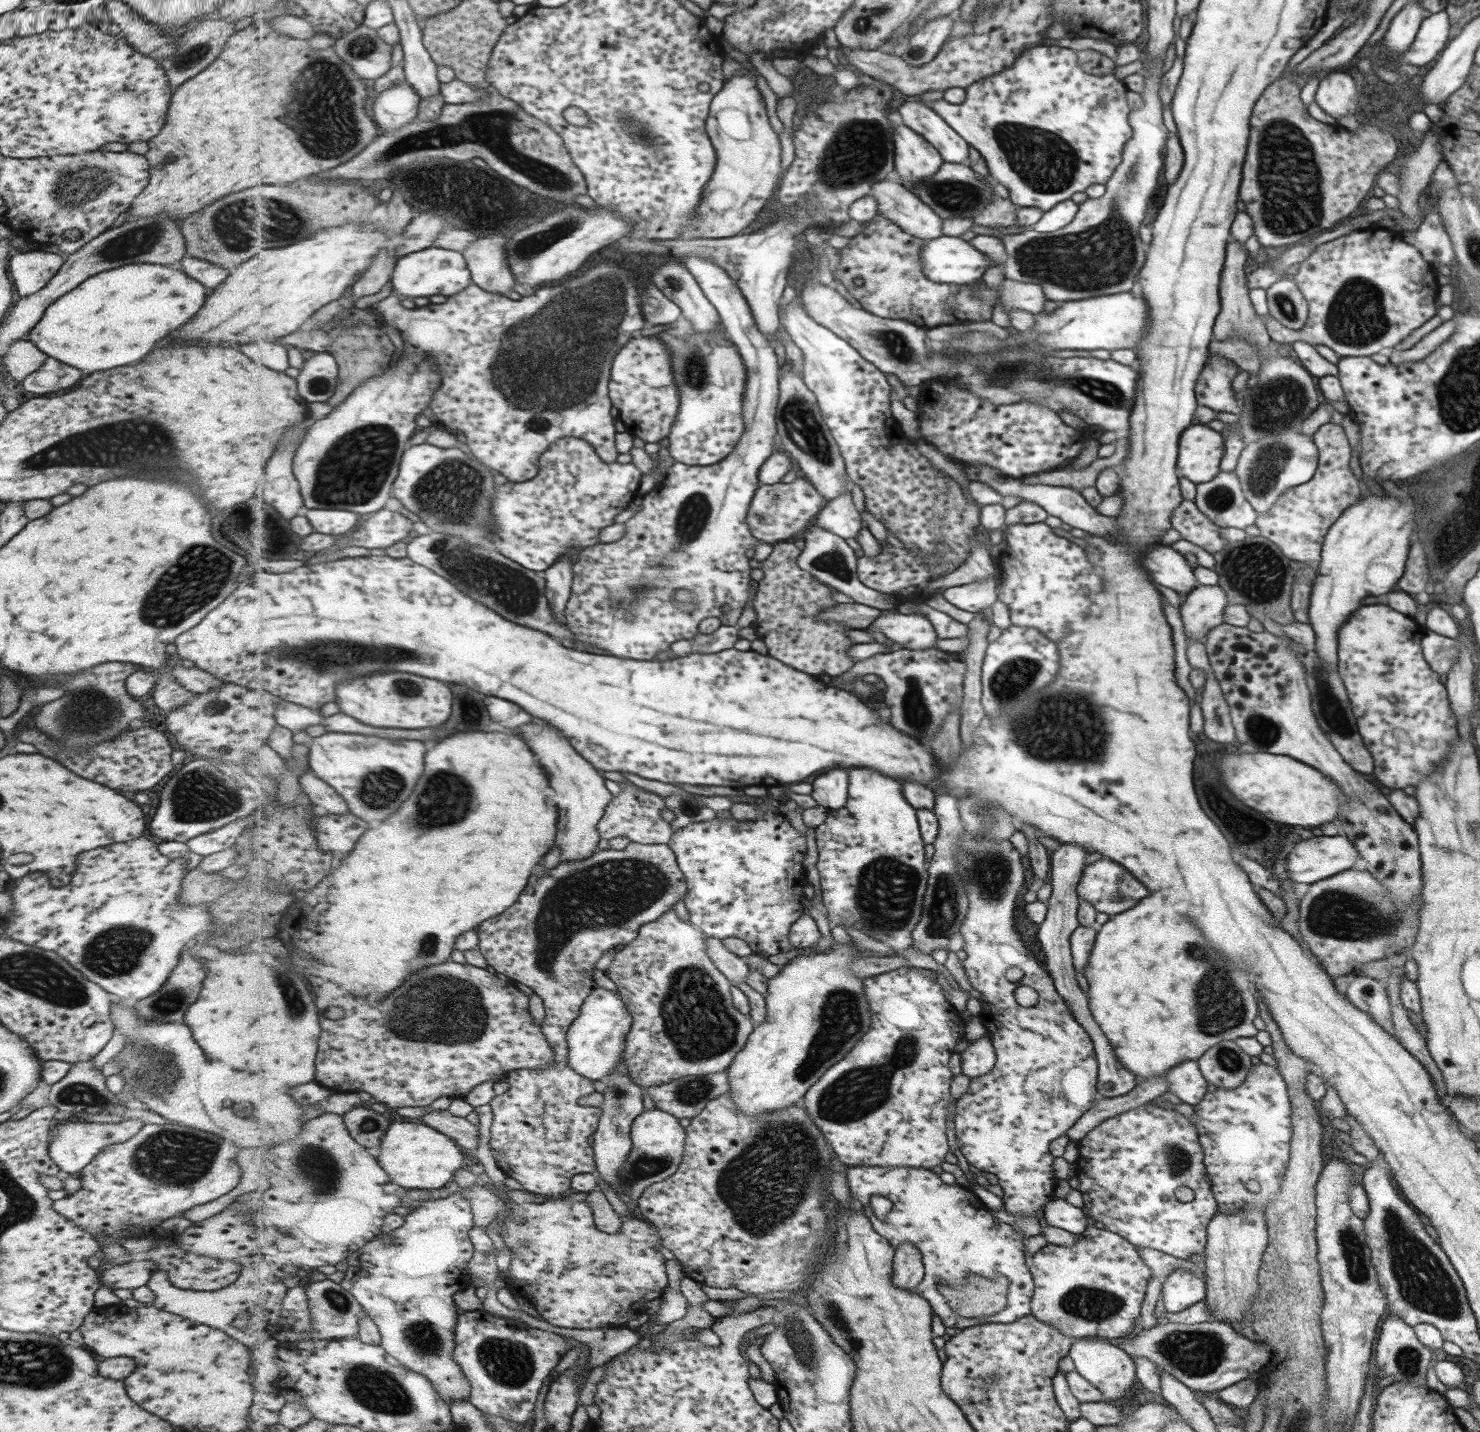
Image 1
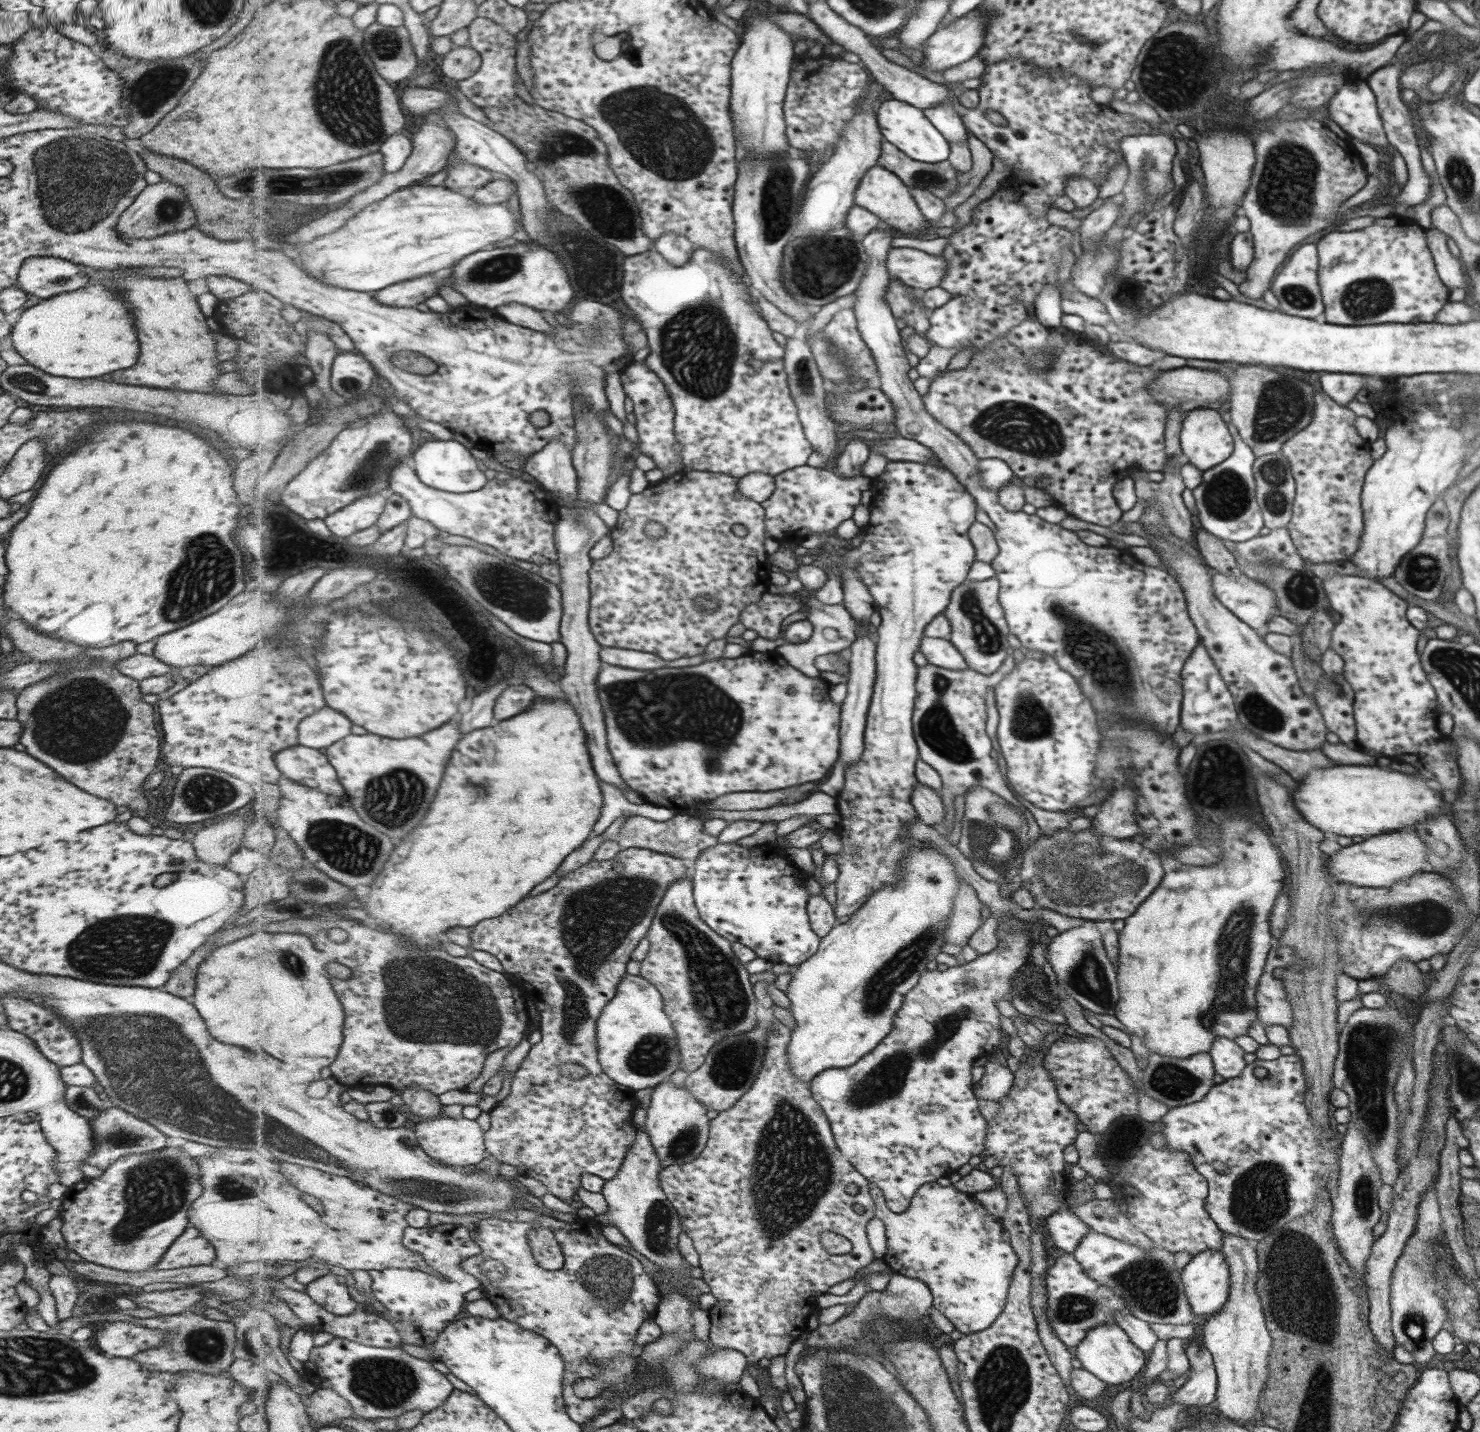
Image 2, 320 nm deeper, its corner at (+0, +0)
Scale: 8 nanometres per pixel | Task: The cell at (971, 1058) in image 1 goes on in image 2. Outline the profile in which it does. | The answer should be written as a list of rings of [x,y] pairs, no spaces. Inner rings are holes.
[[[986,1060],[983,1066],[983,1076],[975,1083],[974,1093],[983,1100],[1002,1100],[1013,1085],[1014,1075],[1007,1066],[991,1063]]]

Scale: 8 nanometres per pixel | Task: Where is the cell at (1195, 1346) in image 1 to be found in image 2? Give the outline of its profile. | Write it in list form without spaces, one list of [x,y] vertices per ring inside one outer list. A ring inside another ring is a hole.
[[[1188,1344],[1184,1348],[1188,1358],[1191,1375],[1182,1386],[1172,1394],[1173,1404],[1209,1404],[1215,1400],[1216,1372],[1212,1356],[1203,1346]]]

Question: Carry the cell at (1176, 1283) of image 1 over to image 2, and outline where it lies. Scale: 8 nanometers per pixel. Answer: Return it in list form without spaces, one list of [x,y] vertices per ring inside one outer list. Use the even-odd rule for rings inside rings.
[[[1202,1250],[1182,1268],[1179,1280],[1195,1316],[1209,1316],[1223,1307],[1229,1294],[1227,1268],[1228,1262],[1218,1250]]]

